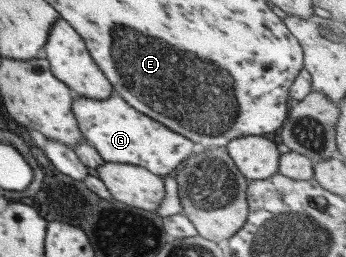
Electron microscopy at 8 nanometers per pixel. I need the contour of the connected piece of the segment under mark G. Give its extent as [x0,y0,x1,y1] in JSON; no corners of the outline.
[71,92,198,176]

